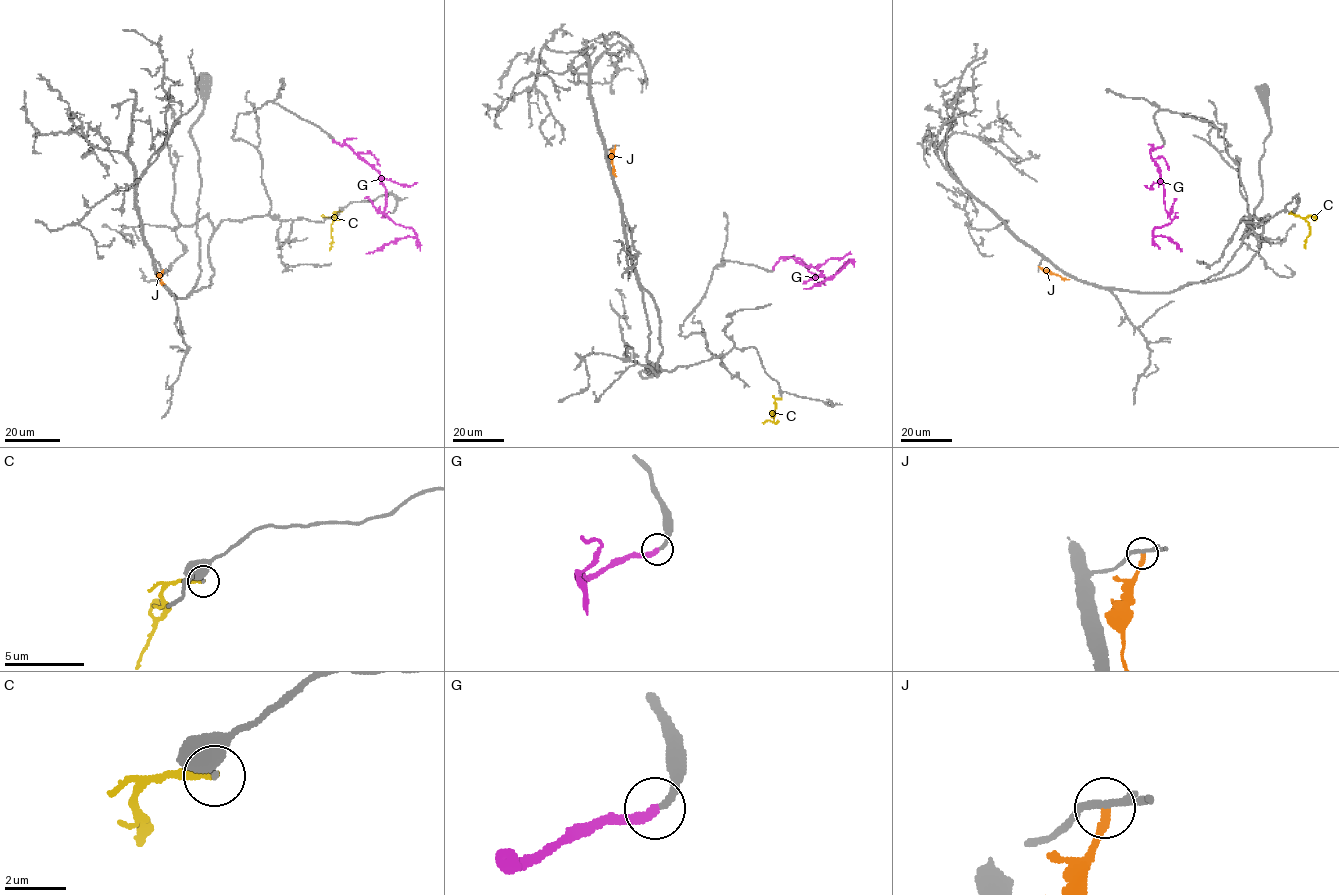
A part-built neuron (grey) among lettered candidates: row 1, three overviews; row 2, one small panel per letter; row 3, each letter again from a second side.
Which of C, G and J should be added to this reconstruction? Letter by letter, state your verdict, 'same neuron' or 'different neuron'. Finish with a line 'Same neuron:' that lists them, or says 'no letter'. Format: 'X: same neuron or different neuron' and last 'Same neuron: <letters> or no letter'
C: different neuron
G: same neuron
J: different neuron
Same neuron: G

